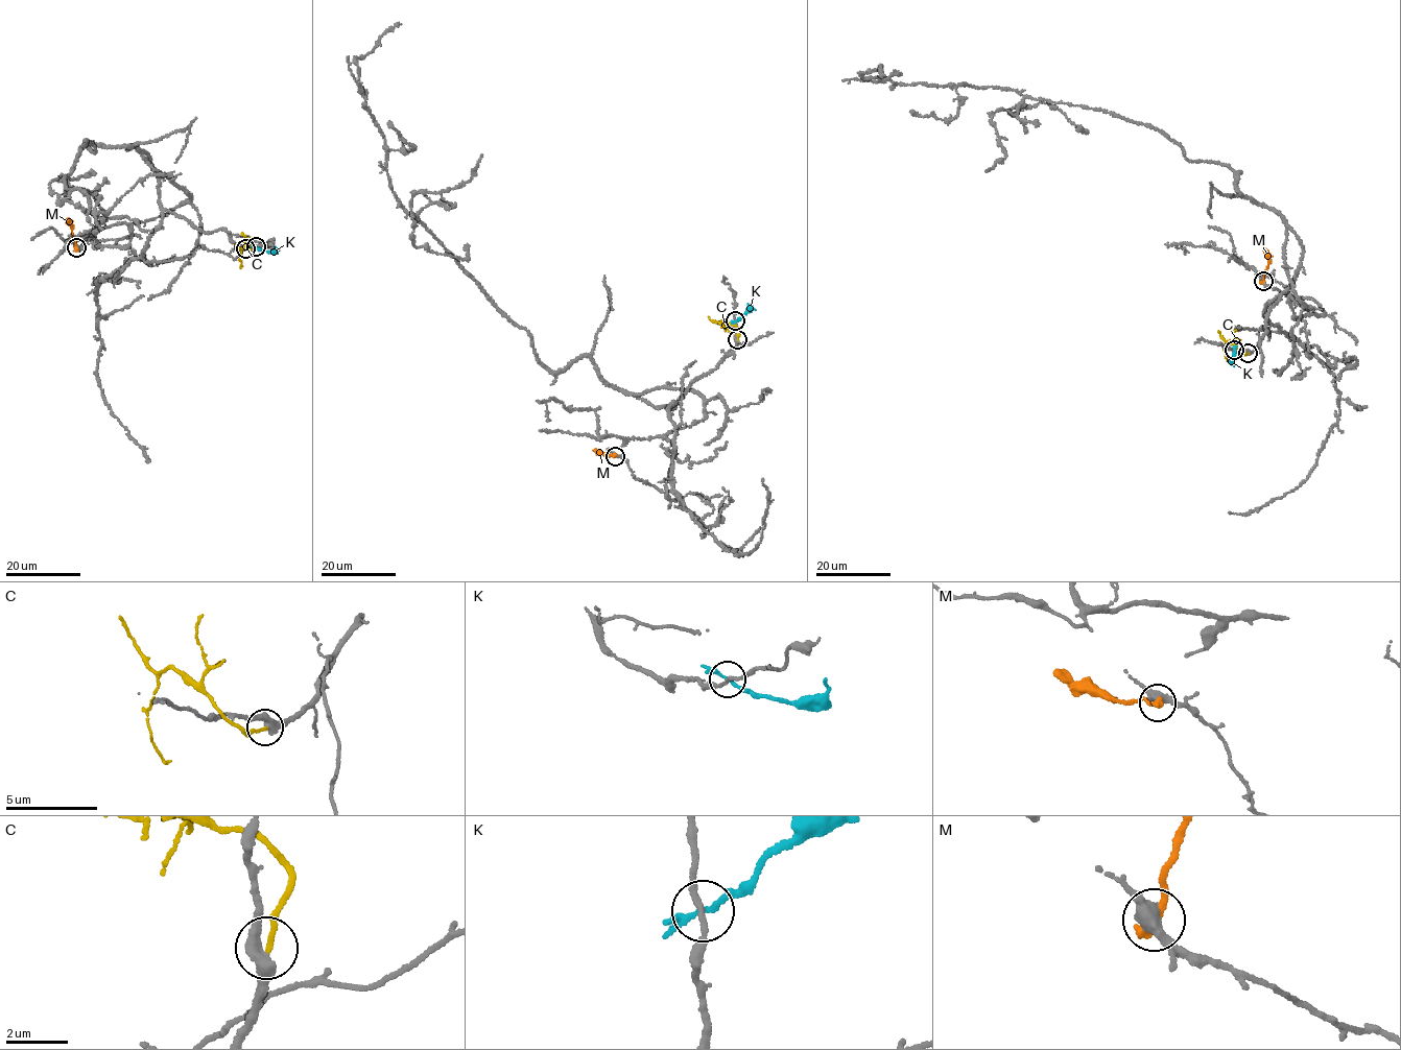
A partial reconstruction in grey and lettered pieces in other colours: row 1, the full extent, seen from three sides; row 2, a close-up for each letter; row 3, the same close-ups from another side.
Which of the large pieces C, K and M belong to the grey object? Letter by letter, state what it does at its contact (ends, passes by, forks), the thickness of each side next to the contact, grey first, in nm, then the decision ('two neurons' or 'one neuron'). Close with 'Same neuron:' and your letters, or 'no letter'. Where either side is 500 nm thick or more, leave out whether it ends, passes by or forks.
C: it ends there; 420 nm thick on the grey side, 160 nm on the other; one neuron
K: it forks there; 180 nm thick on the grey side, 140 nm on the other; two neurons
M: it ends there; 440 nm thick on the grey side, 360 nm on the other; two neurons
Same neuron: C

